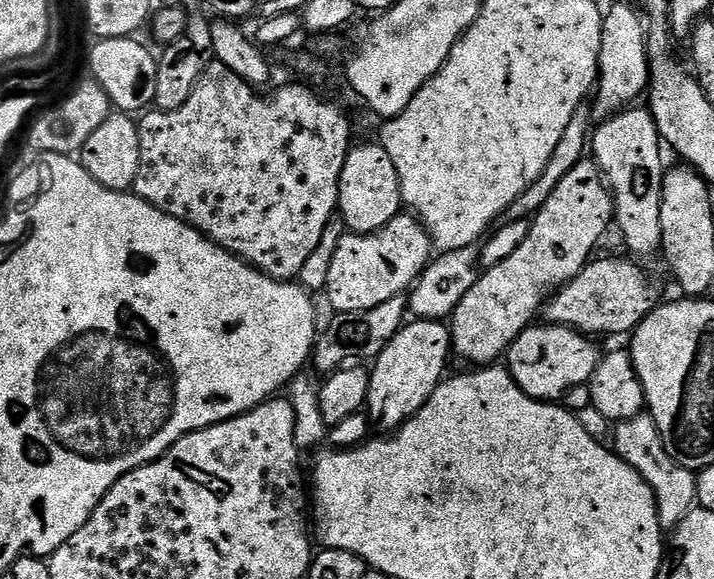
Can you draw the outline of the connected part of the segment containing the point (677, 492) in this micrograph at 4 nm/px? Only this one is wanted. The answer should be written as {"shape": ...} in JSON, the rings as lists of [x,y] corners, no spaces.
{"shape":[[[641,414],[626,422],[615,425],[611,447],[617,456],[628,463],[652,488],[656,499],[656,509],[660,515],[660,526],[665,530],[674,530],[686,513],[697,507],[696,472],[686,466],[678,466],[674,458],[670,458],[664,440],[660,437],[658,426],[654,426],[651,416]]]}

